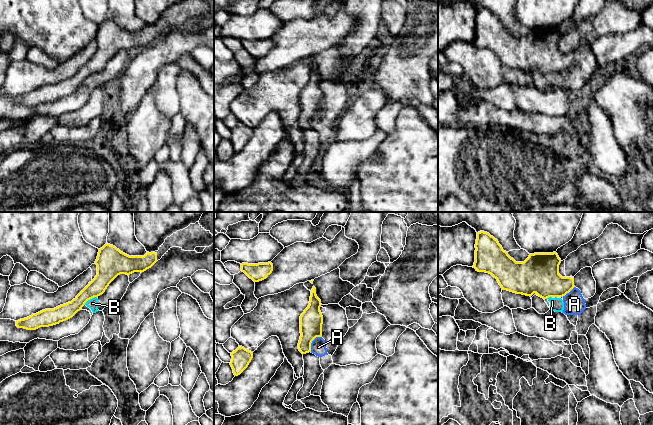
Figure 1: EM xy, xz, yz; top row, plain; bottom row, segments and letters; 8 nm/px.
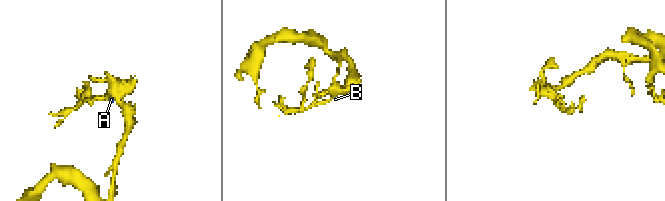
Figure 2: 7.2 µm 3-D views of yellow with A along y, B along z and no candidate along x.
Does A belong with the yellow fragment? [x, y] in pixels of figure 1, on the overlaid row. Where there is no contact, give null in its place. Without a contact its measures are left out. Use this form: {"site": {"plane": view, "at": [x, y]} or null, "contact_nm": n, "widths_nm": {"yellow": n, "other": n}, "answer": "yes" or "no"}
{"site": {"plane": "xz", "at": [311, 342]}, "contact_nm": 160, "widths_nm": {"yellow": 190, "other": 120}, "answer": "no"}

